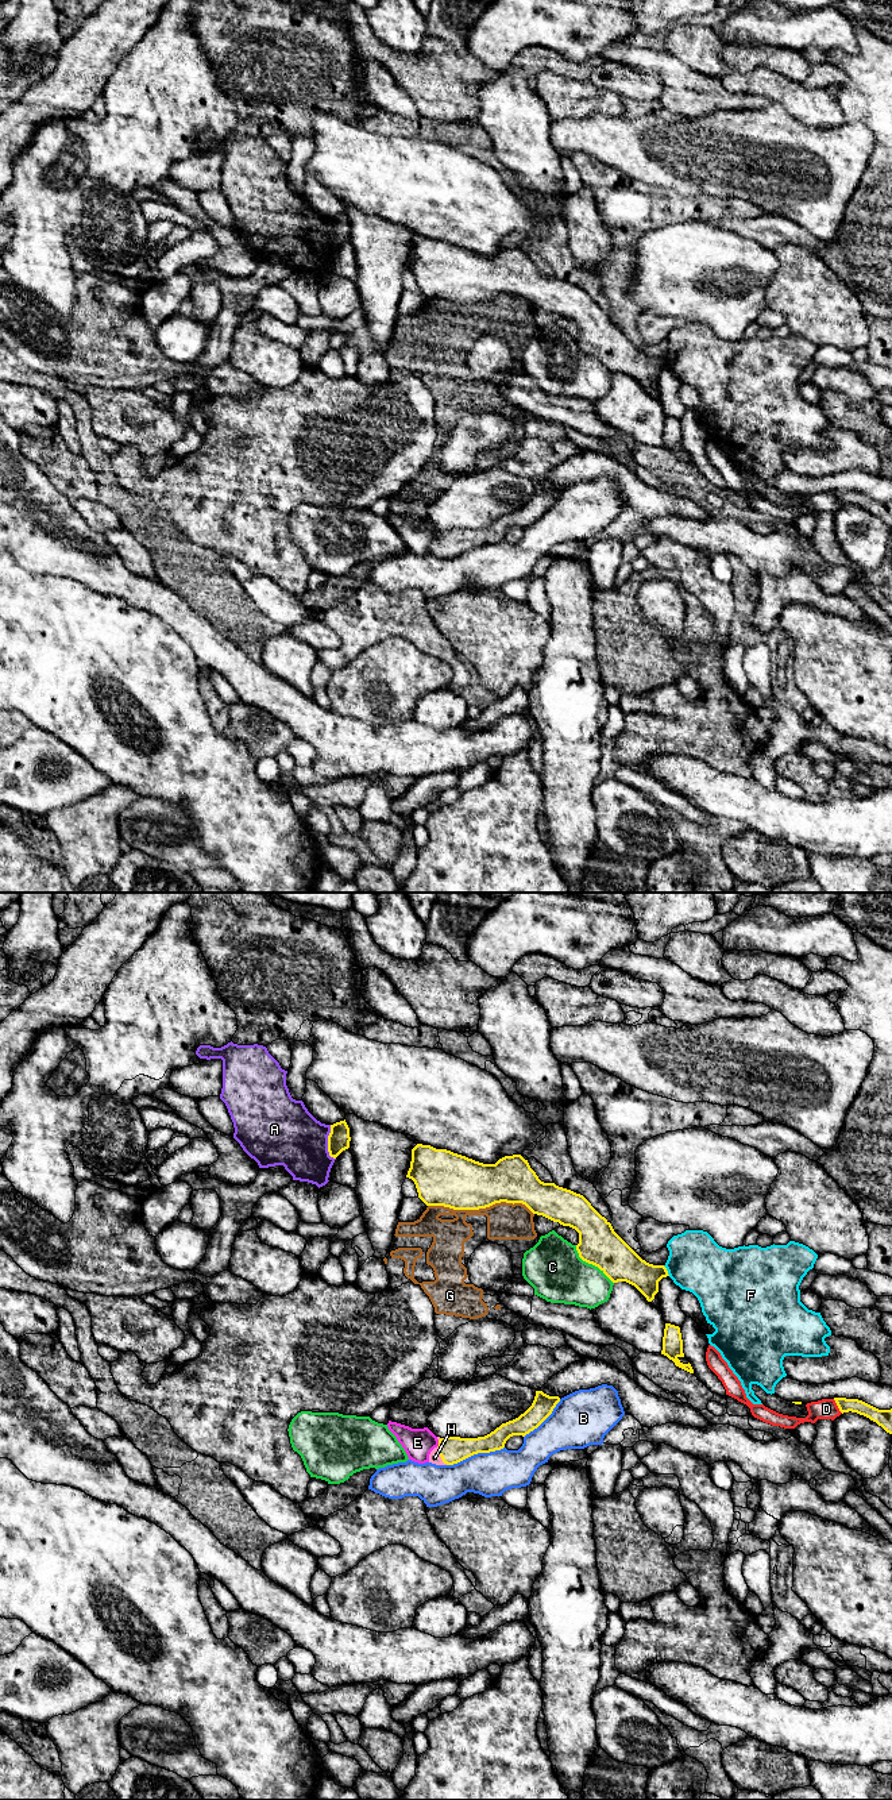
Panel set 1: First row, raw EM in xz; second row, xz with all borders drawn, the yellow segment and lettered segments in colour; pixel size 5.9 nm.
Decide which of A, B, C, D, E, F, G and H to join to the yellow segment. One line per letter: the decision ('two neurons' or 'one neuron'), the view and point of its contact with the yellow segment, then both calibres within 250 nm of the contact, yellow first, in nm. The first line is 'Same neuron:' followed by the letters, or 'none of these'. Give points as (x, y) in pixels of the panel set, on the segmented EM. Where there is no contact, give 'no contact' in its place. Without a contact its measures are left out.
Same neuron: H
A: two neurons; contact xz (328, 1143); calibres 130 and 380 nm
B: two neurons; contact xz (475, 1453); calibres 160 and 260 nm
C: two neurons; contact xz (591, 1263); calibres 240 and 340 nm
D: two neurons; contact xz (837, 1405); calibres 80 and 130 nm
E: two neurons; contact xz (439, 1444); calibres 160 and 180 nm
F: two neurons; contact xz (667, 1271); calibres 190 and 340 nm
G: two neurons; contact xz (481, 1207); calibres 320 and 220 nm
H: one neuron; contact xz (440, 1456); calibres 160 and 70 nm

